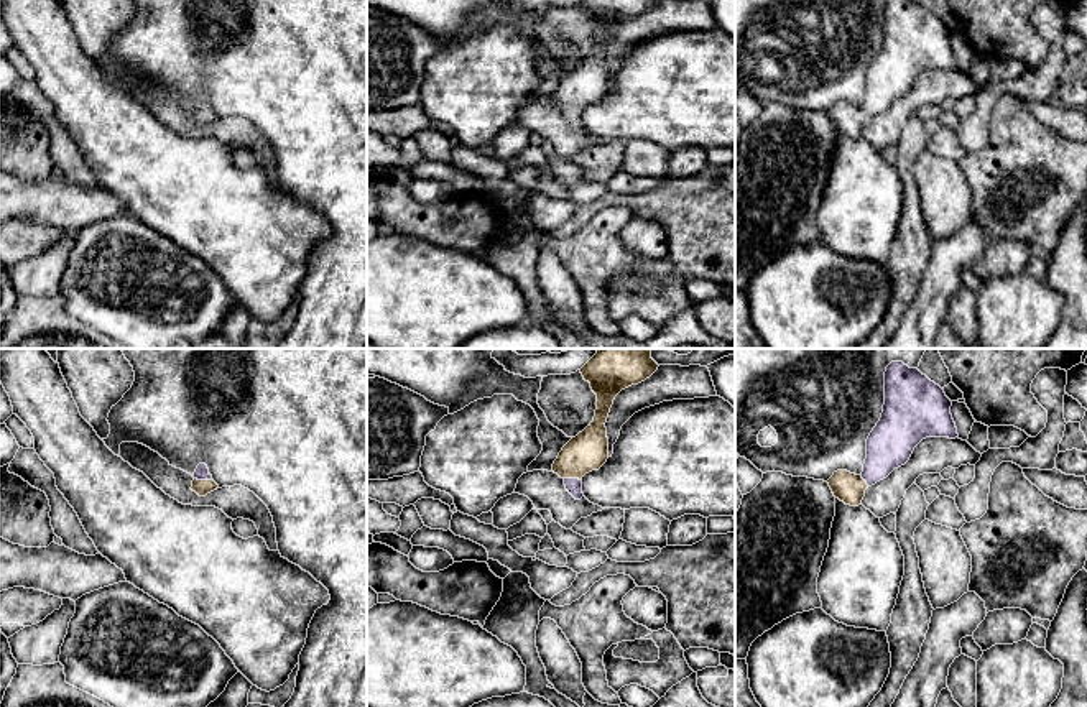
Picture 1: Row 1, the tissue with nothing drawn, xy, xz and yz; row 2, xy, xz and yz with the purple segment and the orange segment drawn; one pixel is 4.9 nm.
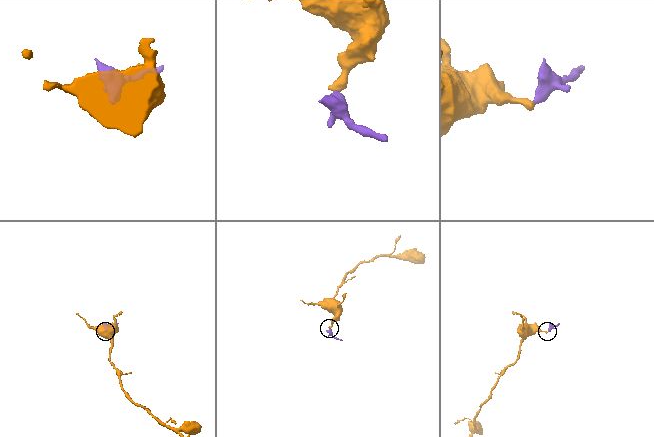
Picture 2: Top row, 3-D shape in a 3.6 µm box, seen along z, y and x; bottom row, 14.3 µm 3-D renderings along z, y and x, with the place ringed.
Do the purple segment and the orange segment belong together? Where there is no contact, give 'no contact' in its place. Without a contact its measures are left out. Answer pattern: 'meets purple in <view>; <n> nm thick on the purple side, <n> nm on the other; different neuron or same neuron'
meets purple in xy; 70 nm thick on the purple side, 80 nm on the other; same neuron

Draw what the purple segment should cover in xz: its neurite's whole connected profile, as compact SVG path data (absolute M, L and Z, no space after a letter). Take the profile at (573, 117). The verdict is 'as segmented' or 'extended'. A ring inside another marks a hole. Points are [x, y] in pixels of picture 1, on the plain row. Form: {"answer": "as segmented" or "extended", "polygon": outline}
{"answer": "extended", "polygon": "M581 0L585 13L590 15L597 26L597 41L594 53L576 69L572 69L559 84L553 95L566 117L566 122L581 132L582 109L592 102L599 102L608 90L607 49L615 28L631 18L650 10L658 0Z"}

